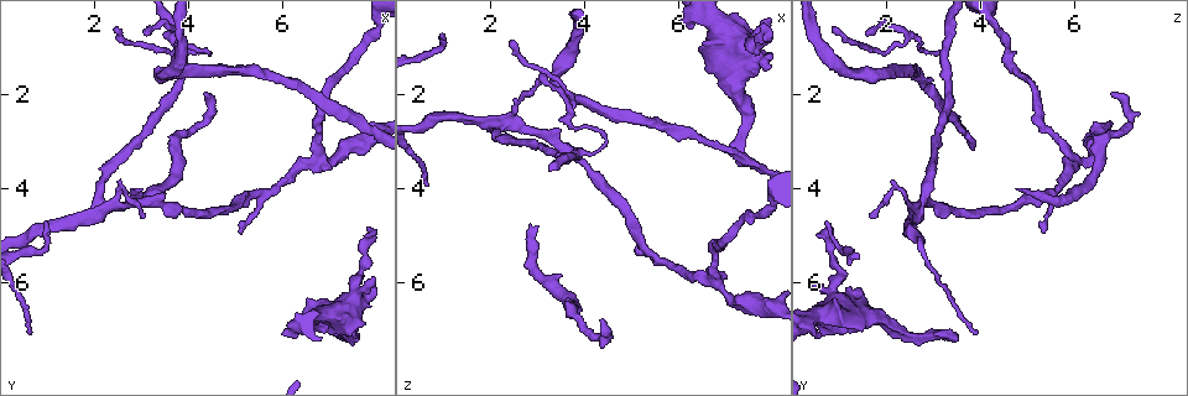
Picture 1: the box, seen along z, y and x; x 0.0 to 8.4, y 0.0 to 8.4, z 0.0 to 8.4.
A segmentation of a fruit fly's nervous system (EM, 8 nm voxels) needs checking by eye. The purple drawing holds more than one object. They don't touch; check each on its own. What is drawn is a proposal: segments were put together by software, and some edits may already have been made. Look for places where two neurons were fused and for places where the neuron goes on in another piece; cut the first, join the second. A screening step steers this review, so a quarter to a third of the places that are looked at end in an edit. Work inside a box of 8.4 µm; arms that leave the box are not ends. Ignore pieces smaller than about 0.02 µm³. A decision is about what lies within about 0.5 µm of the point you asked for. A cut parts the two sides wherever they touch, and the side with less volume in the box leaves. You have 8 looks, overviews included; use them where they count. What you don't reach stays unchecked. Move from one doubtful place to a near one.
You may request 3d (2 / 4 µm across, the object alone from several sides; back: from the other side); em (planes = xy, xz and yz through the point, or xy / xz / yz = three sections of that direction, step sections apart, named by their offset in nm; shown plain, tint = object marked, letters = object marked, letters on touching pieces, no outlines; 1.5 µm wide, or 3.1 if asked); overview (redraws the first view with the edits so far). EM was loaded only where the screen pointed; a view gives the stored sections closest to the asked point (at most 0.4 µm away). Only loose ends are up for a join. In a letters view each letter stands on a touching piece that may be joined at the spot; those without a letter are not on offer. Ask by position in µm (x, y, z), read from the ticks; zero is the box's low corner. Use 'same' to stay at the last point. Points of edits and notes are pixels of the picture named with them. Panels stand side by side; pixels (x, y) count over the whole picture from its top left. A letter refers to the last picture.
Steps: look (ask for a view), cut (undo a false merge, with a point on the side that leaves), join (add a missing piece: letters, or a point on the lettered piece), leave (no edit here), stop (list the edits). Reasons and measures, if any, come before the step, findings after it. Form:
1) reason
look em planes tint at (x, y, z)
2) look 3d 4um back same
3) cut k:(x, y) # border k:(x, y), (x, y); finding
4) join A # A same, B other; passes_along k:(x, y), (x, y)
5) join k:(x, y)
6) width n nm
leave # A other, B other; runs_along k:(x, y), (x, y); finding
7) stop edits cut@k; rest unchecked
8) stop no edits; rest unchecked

look 3d 4um at (3.05, 4.00, 4.75)

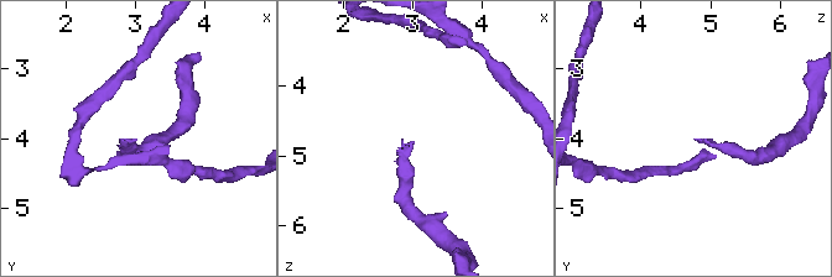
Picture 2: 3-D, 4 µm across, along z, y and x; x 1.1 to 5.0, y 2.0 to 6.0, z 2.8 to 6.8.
look em xz step 8 letters at (2.95, 4.00, 4.75)

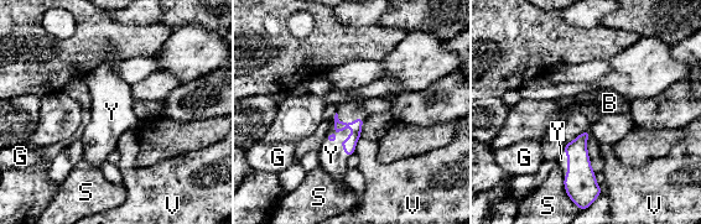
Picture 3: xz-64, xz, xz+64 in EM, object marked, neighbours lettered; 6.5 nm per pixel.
look em xy step 4 letters same

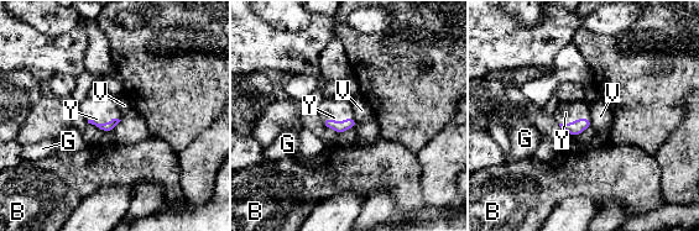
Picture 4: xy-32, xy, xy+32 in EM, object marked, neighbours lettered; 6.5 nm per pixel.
join Y # B other, G other, V other, Y same; the neuron continues

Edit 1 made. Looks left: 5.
redraw
look overview

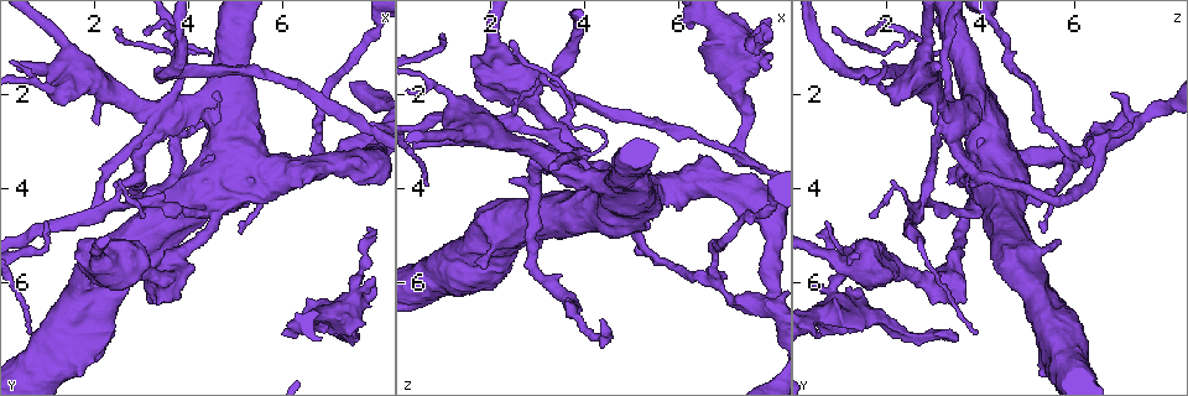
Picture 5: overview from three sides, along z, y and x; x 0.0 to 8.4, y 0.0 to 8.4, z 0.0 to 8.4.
sharp bend
look em xy step 8 letters at (3.70, 3.10, 6.45)

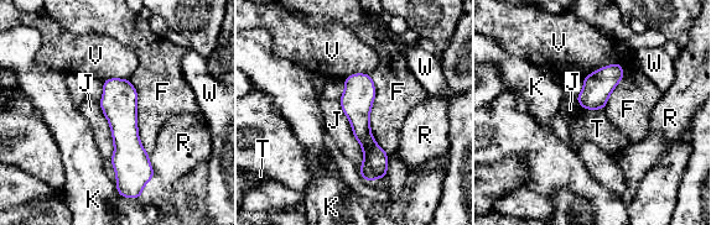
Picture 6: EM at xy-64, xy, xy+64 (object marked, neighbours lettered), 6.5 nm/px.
leave # F other, J other, K other, R other, T other, V other, W other; runs_along 6:(113, 80), (128, 146), (128, 187); all the same neuron

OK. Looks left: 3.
sharp bend
look 3d 2um at (6.25, 3.55, 5.85)

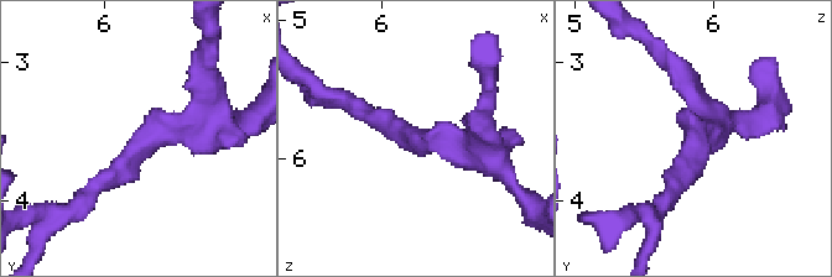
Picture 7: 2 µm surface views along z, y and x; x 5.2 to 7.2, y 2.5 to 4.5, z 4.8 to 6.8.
shape alone is not enough
look em planes letters at (6.20, 3.60, 5.78)

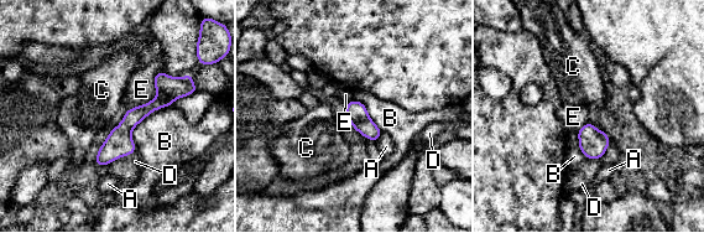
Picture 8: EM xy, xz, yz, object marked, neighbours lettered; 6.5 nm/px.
longest_contact B 400 nm
leave # A other, B other, C other, D other, E other; border 8:(160, 70), (157, 93), (126, 110); continuous, no second neuron

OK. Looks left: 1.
stop edits join@4; rest unchecked

